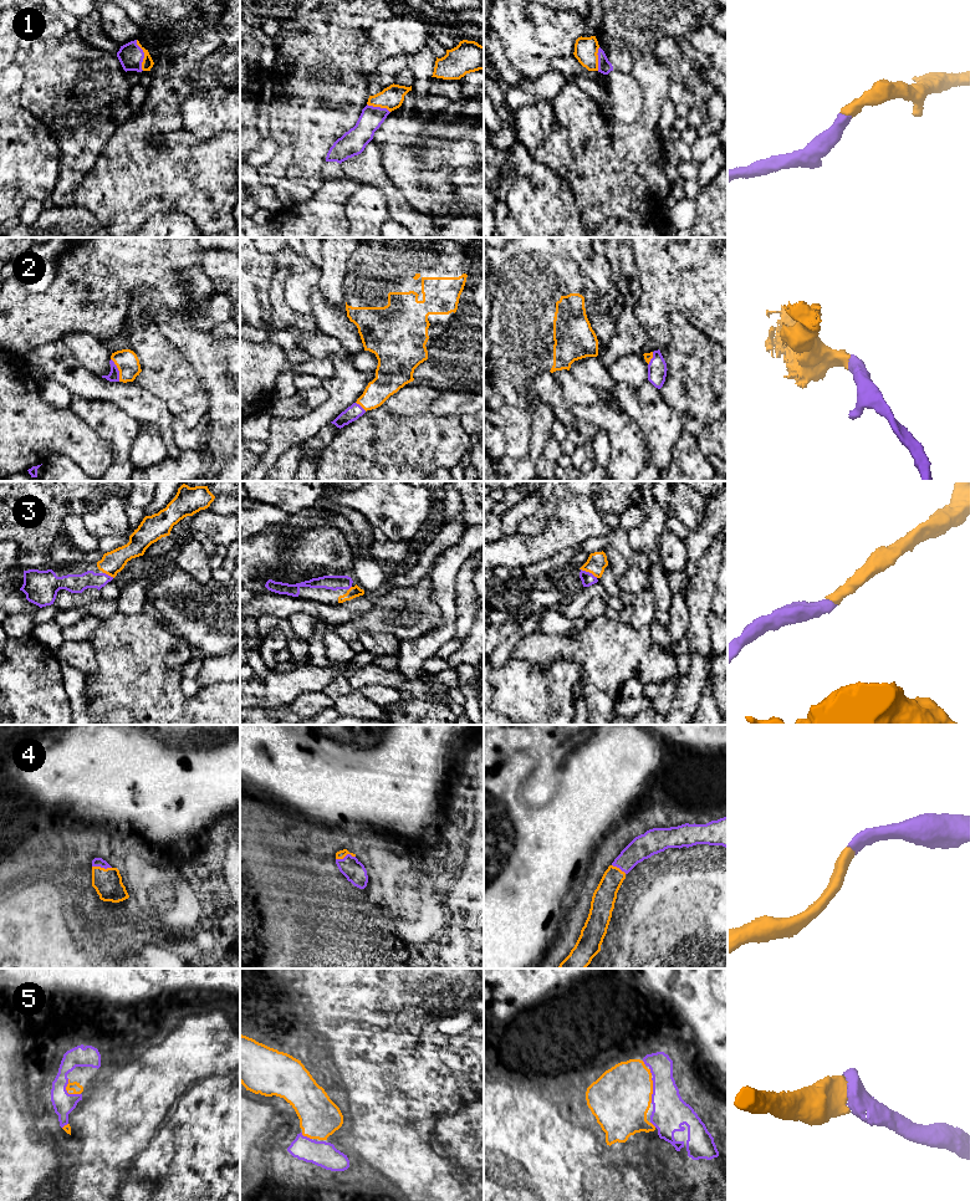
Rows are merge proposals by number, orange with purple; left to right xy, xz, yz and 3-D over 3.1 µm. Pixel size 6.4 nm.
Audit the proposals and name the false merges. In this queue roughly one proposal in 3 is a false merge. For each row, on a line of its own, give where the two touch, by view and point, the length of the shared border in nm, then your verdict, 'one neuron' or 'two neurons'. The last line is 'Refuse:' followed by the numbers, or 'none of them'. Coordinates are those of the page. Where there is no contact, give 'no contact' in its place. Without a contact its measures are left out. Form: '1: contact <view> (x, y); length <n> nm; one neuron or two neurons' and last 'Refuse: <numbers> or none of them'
1: contact xy (144, 55); length 200 nm; one neuron
2: contact xy (118, 369); length 160 nm; one neuron
3: contact yz (590, 572); length 130 nm; one neuron
4: contact xy (102, 868); length 130 nm; one neuron
5: contact xy (67, 1092); length 130 nm; one neuron
Refuse: none of them

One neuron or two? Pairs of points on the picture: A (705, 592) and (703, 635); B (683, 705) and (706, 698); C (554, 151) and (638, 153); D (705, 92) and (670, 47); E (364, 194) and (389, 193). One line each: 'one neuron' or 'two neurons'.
A: one neuron
B: two neurons
C: one neuron
D: one neuron
E: two neurons

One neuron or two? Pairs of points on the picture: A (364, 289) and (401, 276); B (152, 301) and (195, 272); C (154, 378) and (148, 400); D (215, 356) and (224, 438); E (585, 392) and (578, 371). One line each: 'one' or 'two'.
A: one
B: one
C: two
D: one
E: two

